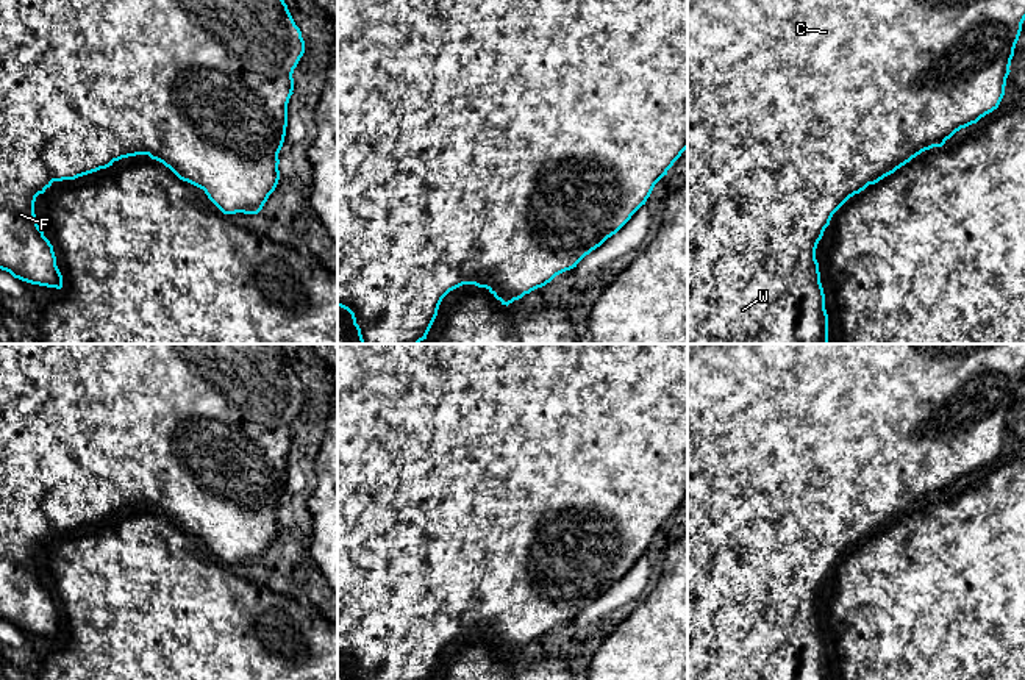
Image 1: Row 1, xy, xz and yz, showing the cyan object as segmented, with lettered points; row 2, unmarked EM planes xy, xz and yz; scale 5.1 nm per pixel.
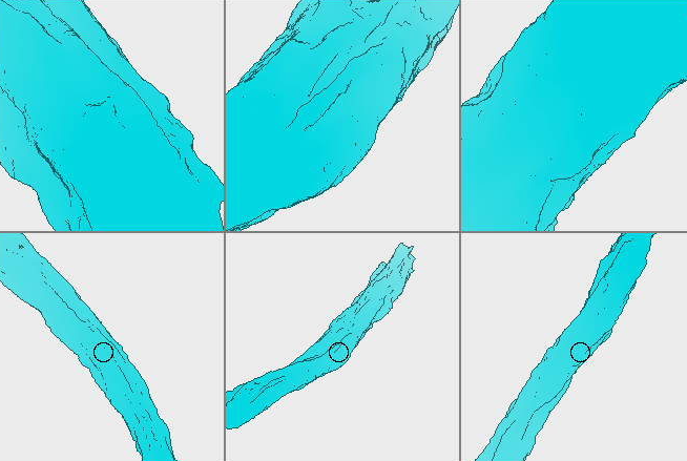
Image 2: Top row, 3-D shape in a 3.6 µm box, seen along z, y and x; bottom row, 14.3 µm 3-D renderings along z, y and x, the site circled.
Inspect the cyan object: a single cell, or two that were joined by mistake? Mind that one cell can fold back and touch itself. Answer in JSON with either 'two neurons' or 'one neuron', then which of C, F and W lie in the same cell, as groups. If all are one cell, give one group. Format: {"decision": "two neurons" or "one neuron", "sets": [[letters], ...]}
{"decision": "one neuron", "sets": [["C", "F", "W"]]}

